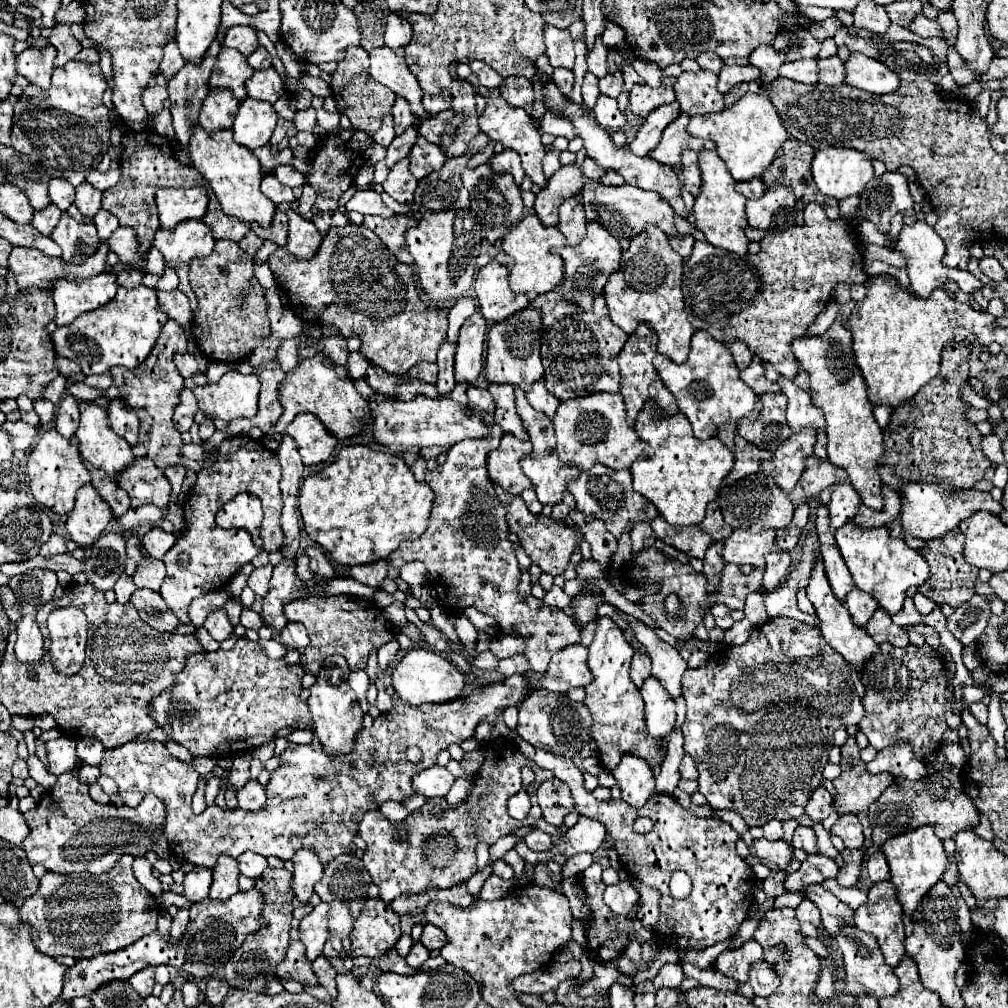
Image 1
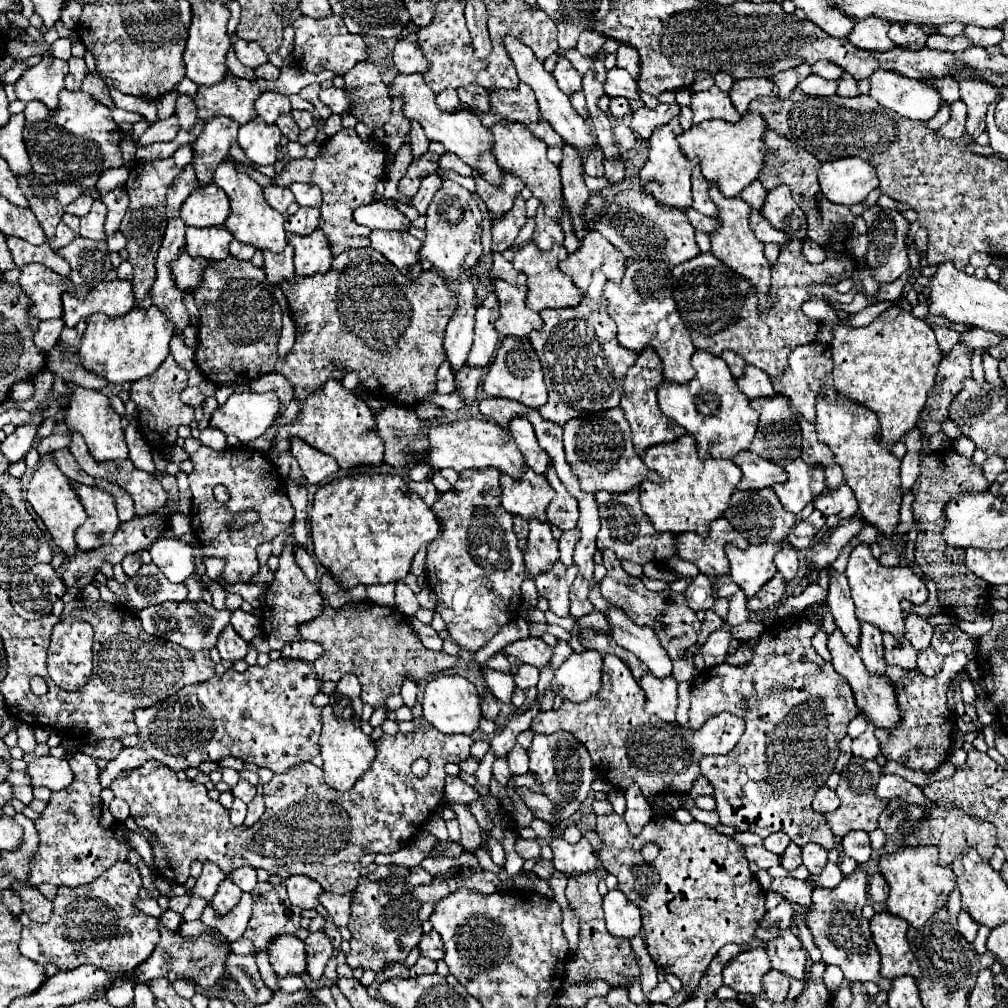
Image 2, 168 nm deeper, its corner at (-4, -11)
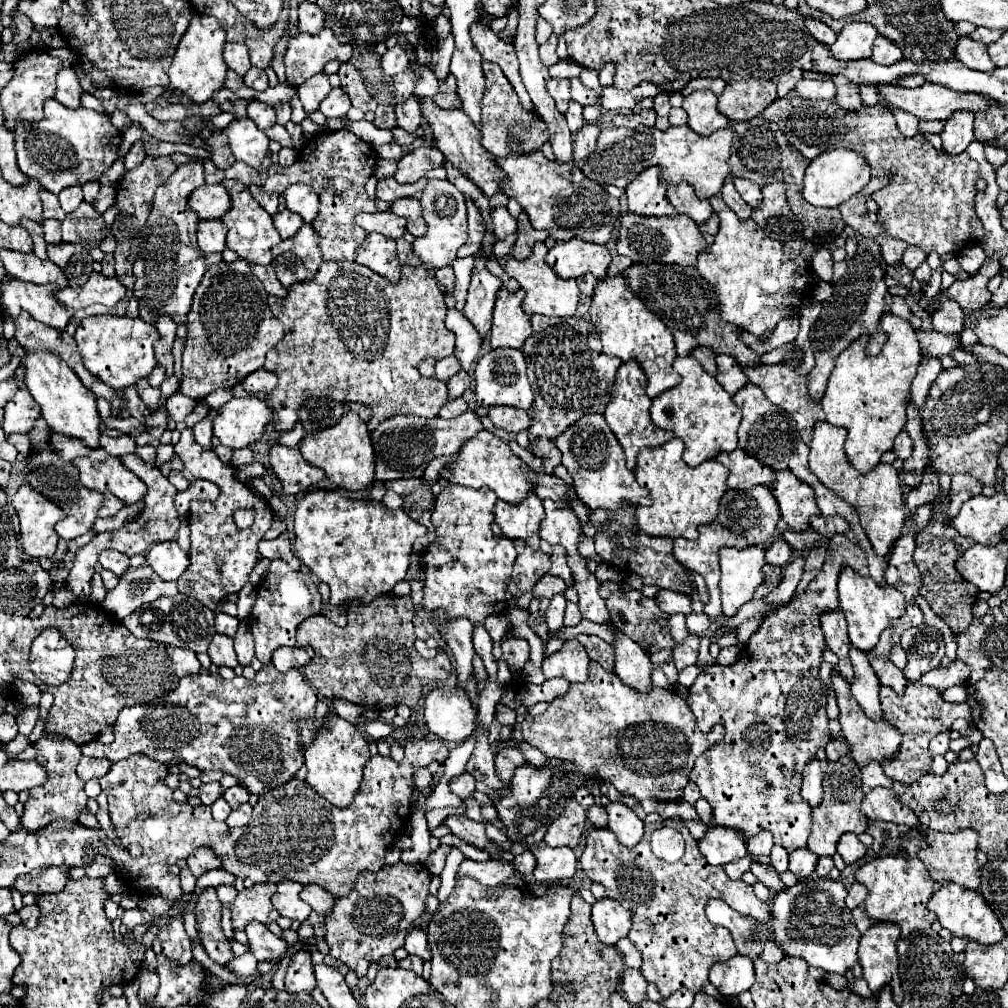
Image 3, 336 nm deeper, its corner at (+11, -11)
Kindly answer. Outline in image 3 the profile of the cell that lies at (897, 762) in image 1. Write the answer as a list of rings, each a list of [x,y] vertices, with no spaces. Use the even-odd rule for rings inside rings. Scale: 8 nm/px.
[[[877,787],[871,793],[867,793],[861,803],[861,811],[869,821],[891,821],[897,825],[919,827],[915,813],[909,807],[901,805],[891,789]]]

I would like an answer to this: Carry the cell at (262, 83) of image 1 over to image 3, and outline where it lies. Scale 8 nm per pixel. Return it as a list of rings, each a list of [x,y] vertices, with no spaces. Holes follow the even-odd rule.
[[[249,101],[249,105],[247,105],[247,117],[253,119],[261,131],[265,131],[267,127],[275,125],[275,113],[273,113],[273,109],[269,105],[261,103],[261,101]]]

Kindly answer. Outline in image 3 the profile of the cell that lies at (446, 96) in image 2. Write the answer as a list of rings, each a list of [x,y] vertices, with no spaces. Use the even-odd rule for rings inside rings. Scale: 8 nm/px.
[[[449,33],[443,41],[439,41],[433,49],[433,67],[435,67],[435,75],[437,79],[445,79],[447,71],[449,71],[449,61],[451,55],[455,51],[455,41],[453,41],[453,33]]]

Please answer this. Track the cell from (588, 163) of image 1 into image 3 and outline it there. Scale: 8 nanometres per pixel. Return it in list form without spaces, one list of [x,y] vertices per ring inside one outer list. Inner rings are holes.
[[[583,125],[581,131],[575,135],[575,155],[573,155],[573,161],[577,167],[581,167],[581,161],[585,161],[585,157],[589,157],[589,153],[593,153],[595,149],[595,141],[601,133],[601,127],[599,125]]]

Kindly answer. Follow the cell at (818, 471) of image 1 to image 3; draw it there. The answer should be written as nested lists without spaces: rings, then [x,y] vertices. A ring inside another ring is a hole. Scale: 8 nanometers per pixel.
[[[813,517],[811,521],[811,529],[815,529],[821,535],[833,537],[835,533],[845,533],[849,531],[849,523],[841,521],[841,517]]]

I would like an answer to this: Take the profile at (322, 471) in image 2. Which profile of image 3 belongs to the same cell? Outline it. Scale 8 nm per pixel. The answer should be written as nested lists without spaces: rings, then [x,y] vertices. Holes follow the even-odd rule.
[[[279,443],[273,445],[269,451],[269,463],[287,495],[297,495],[325,477],[321,469],[309,465],[301,457],[301,451],[297,447],[287,447]]]

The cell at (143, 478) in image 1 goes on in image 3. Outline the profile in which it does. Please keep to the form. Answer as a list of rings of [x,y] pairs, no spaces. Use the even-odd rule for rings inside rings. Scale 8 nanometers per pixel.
[[[93,449],[87,457],[73,461],[81,473],[81,483],[99,493],[113,493],[125,505],[137,503],[145,495],[145,483],[131,473],[119,457]]]

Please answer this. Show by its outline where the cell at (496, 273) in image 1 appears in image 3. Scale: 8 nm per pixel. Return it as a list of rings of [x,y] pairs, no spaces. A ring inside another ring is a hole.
[[[503,287],[499,291],[497,301],[495,301],[493,327],[489,333],[489,341],[493,349],[499,349],[499,347],[521,349],[523,343],[533,335],[531,317],[525,315],[525,311],[521,309],[523,299],[525,299],[523,289],[509,293]]]

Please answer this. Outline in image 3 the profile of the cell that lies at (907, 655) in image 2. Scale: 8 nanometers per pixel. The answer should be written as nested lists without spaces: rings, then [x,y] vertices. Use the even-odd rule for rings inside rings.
[[[869,657],[869,661],[871,661],[871,667],[873,667],[875,675],[879,677],[881,685],[891,687],[897,695],[901,695],[901,693],[905,691],[907,681],[905,681],[903,671],[901,671],[899,667],[895,667],[889,659],[885,659],[885,661],[877,661],[877,657]]]

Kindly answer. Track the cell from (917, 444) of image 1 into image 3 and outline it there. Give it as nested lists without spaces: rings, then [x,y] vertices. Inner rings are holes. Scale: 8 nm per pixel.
[[[945,499],[941,505],[939,505],[939,513],[937,513],[937,507],[933,507],[933,517],[929,521],[929,525],[923,529],[921,535],[917,535],[917,553],[913,553],[913,559],[915,559],[915,565],[919,567],[921,575],[923,575],[923,587],[921,587],[921,595],[927,599],[929,607],[937,613],[937,617],[941,617],[949,629],[959,635],[967,629],[967,625],[973,621],[973,613],[971,613],[971,607],[973,603],[977,601],[977,595],[979,595],[979,589],[971,583],[967,583],[955,569],[955,563],[957,559],[973,545],[973,541],[961,537],[957,533],[957,529],[949,527],[945,523],[945,507],[949,507],[949,499]]]

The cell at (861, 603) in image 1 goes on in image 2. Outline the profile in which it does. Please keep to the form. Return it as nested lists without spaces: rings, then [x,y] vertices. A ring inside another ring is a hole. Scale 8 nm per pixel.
[[[862,623],[862,633],[860,633],[860,645],[858,653],[868,667],[870,673],[884,675],[886,673],[886,661],[884,661],[884,649],[882,649],[882,631],[876,629],[872,623]]]

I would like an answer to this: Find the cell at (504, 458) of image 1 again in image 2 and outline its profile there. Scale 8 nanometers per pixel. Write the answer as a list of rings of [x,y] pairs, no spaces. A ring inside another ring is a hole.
[[[524,467],[520,479],[502,473],[500,487],[502,487],[502,507],[508,513],[520,515],[524,519],[538,517],[540,521],[546,521],[546,507],[552,501],[554,493],[544,475],[536,473],[530,467]]]

